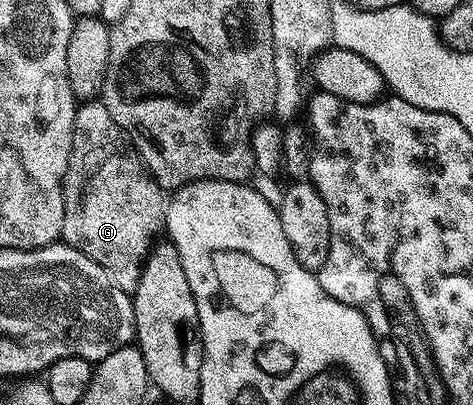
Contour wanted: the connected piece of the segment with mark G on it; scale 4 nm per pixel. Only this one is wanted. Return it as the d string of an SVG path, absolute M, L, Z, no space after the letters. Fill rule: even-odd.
M91 99L75 108L72 151L70 152L70 162L66 168L66 177L62 180L62 198L64 199L64 227L62 228L61 240L73 248L79 249L84 255L88 255L88 259L100 263L100 267L104 267L104 271L108 271L108 275L116 283L116 287L120 287L125 293L133 294L142 274L142 265L147 261L152 246L155 244L154 233L161 234L163 232L166 223L167 198L164 196L163 189L154 182L154 176L150 174L150 170L142 162L137 149L131 145L130 138L122 132L122 128L116 123L116 119L112 119L112 115L108 115L108 107L104 107L101 100Z

